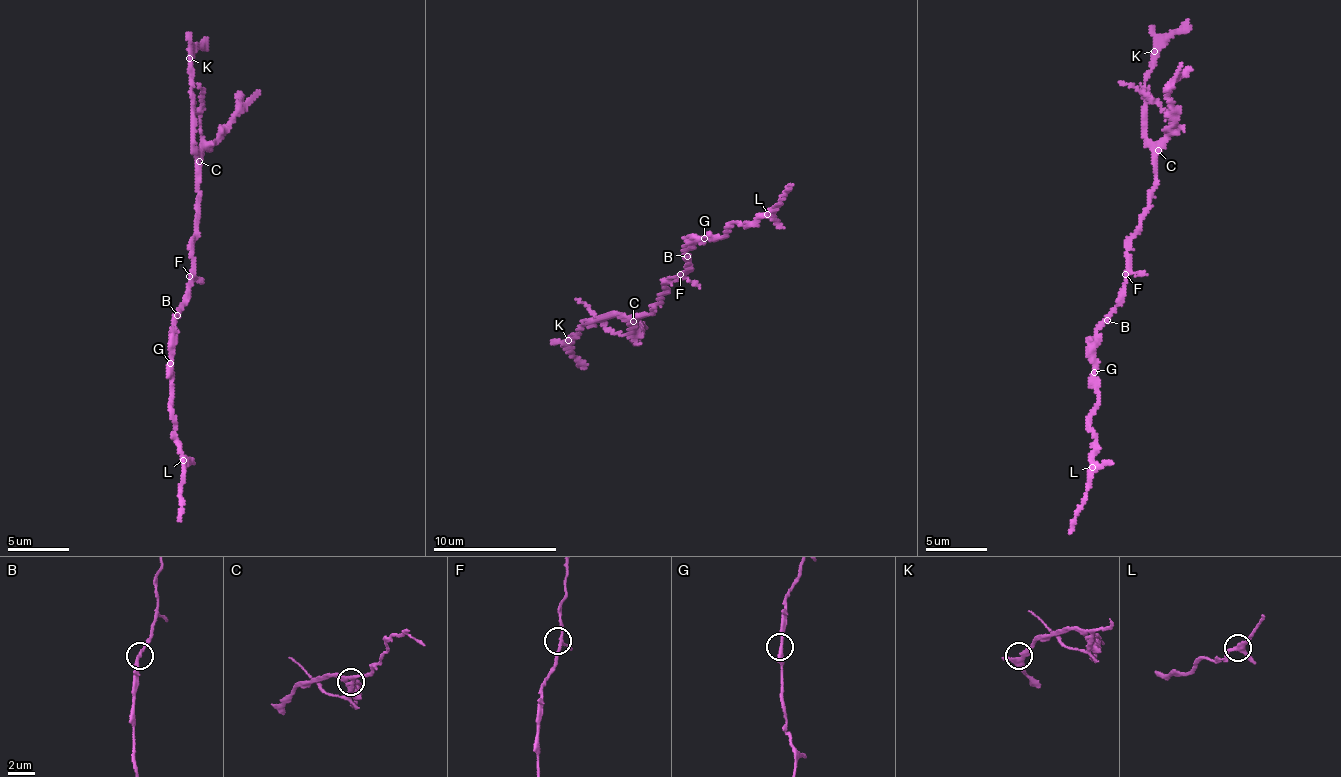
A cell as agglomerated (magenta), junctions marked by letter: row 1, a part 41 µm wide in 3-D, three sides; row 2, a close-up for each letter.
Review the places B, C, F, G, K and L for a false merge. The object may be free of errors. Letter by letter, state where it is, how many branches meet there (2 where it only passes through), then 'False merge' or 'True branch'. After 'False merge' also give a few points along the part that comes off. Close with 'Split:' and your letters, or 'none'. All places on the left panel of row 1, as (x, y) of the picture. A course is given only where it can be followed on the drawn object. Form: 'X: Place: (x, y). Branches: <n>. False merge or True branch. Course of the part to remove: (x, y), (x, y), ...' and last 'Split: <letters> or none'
B: Place: (177, 315). Branches: 2. True branch
C: Place: (199, 161). Branches: 3. False merge. Course of the part to remove: (198, 161), (232, 121), (239, 93)
F: Place: (189, 276). Branches: 3. True branch
G: Place: (170, 363). Branches: 2. True branch
K: Place: (189, 58). Branches: 3. True branch
L: Place: (183, 460). Branches: 3. True branch
Split: C

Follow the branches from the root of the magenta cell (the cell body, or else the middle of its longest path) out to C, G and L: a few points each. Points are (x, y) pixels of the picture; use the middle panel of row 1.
C: (683, 274), (662, 281), (665, 293), (658, 295), (658, 303), (650, 306), (652, 314), (633, 320)
G: (683, 274), (692, 270), (687, 246), (704, 238)
L: (683, 274), (692, 270), (687, 246), (718, 235), (727, 235), (734, 223), (753, 225), (766, 213)

